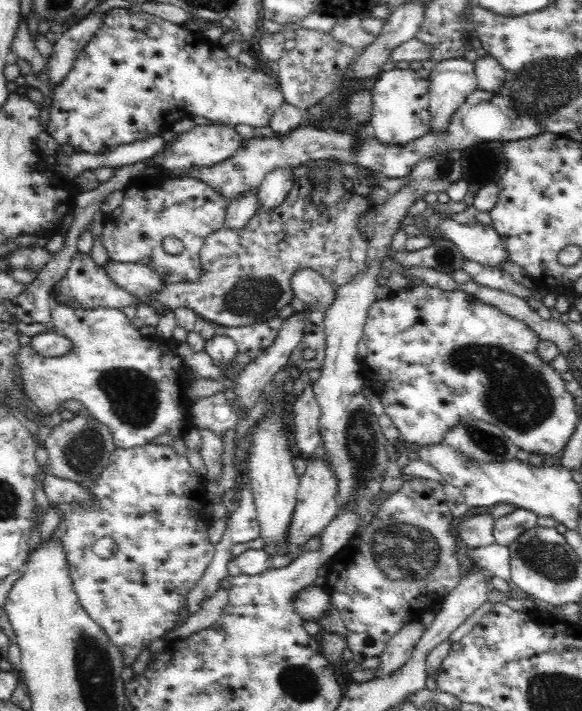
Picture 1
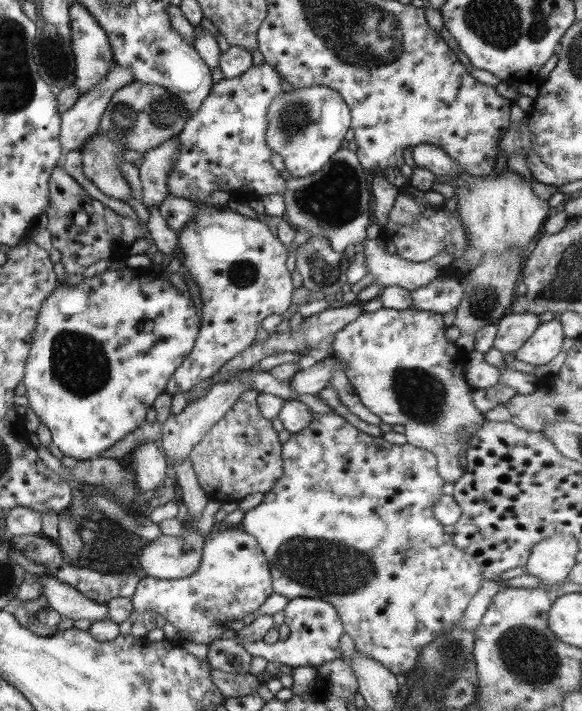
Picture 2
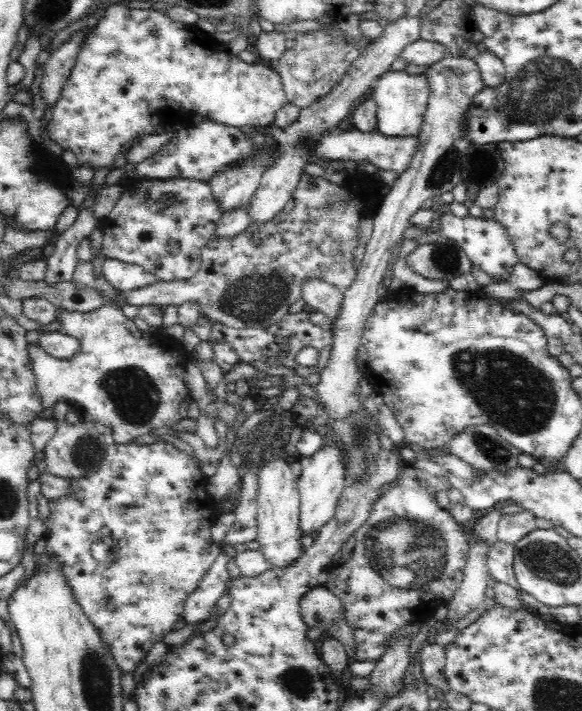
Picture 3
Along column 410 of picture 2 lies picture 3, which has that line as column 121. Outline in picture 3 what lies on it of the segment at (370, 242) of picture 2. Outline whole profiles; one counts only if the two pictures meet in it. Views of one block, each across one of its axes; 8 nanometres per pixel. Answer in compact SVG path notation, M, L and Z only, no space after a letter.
M105 257L102 272L106 280L122 293L150 286L159 278L137 264L128 264Z

